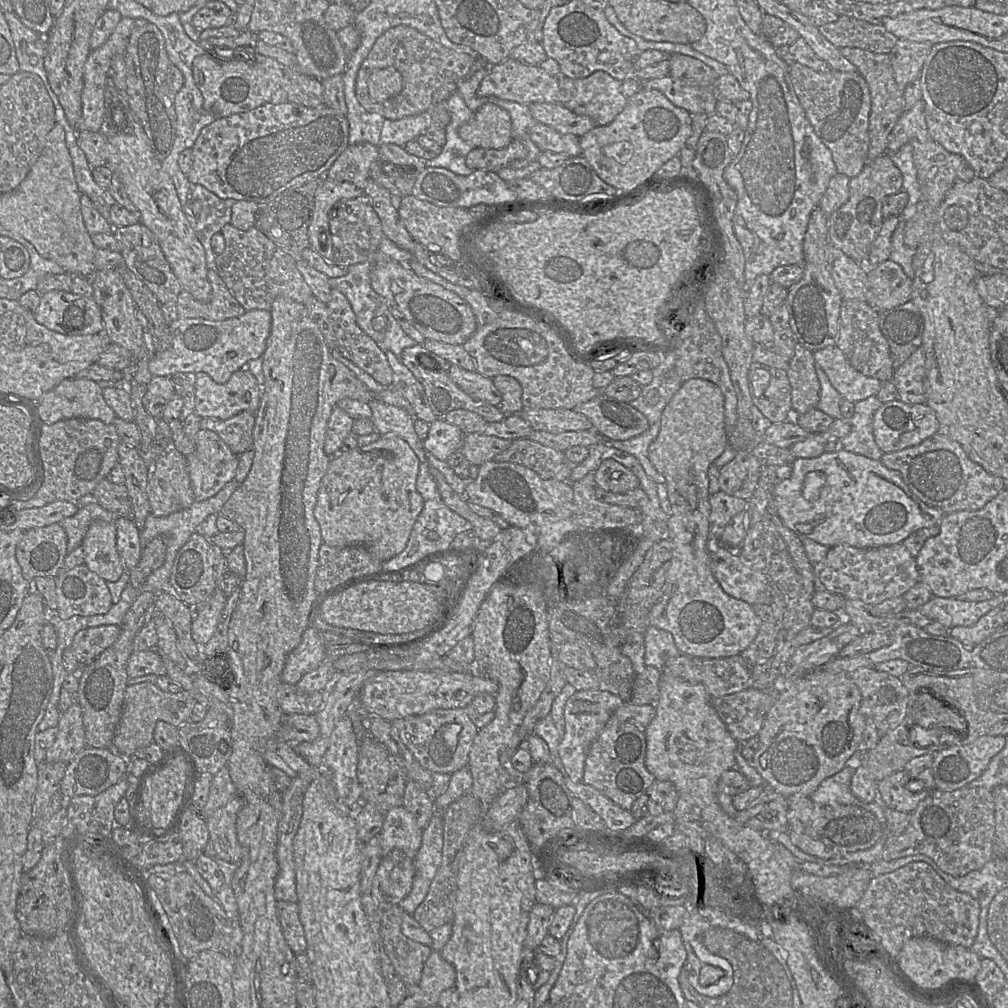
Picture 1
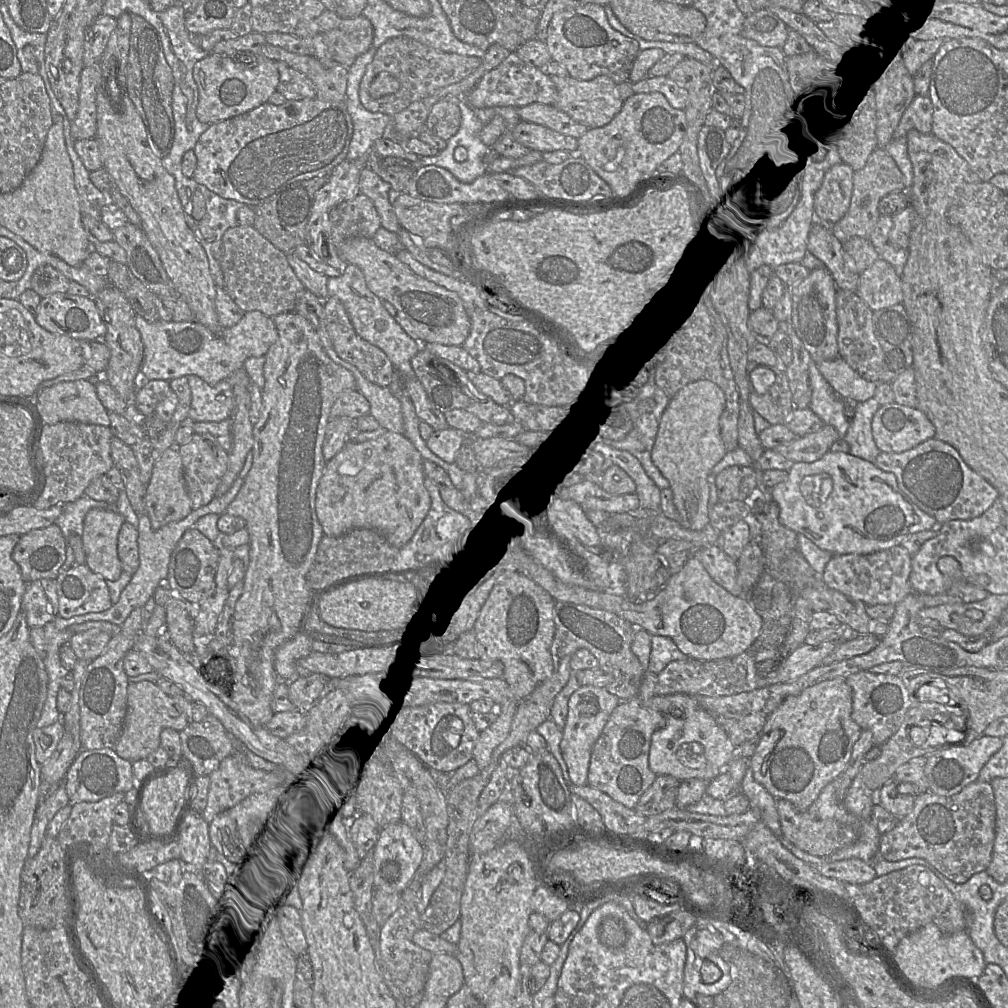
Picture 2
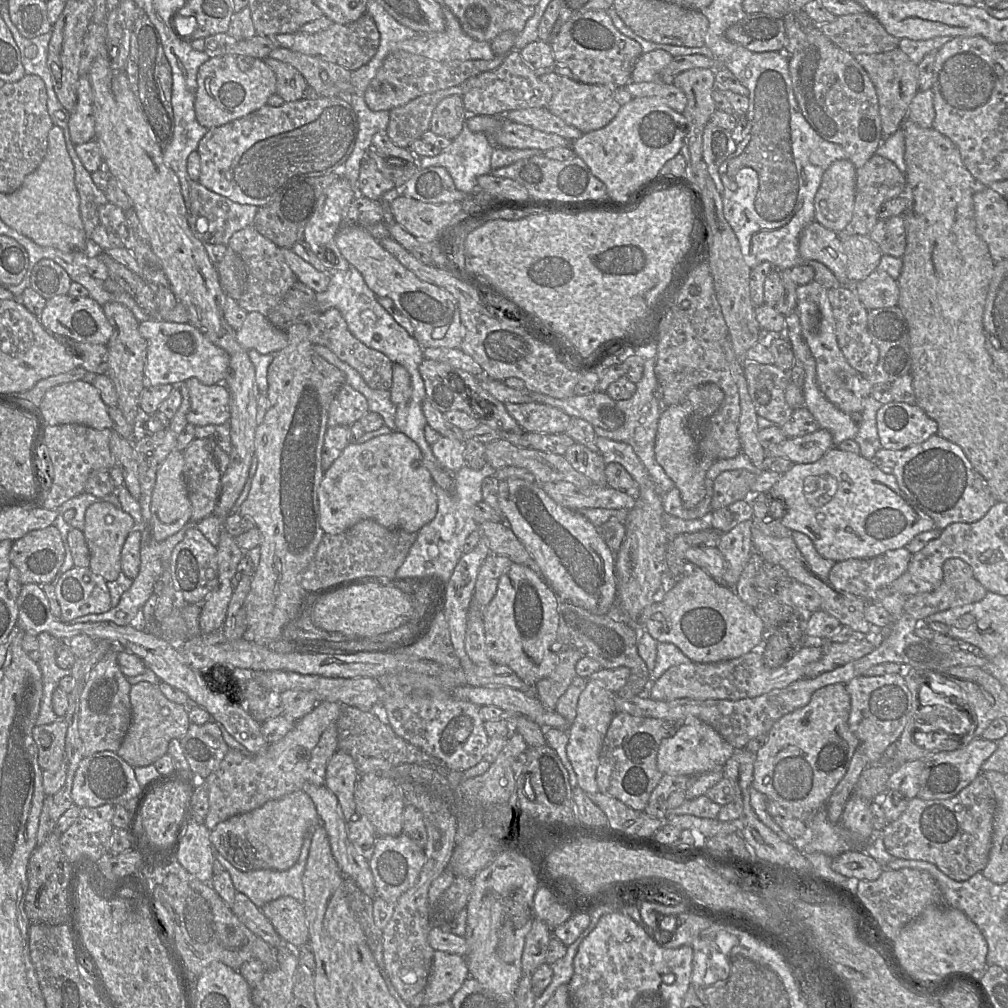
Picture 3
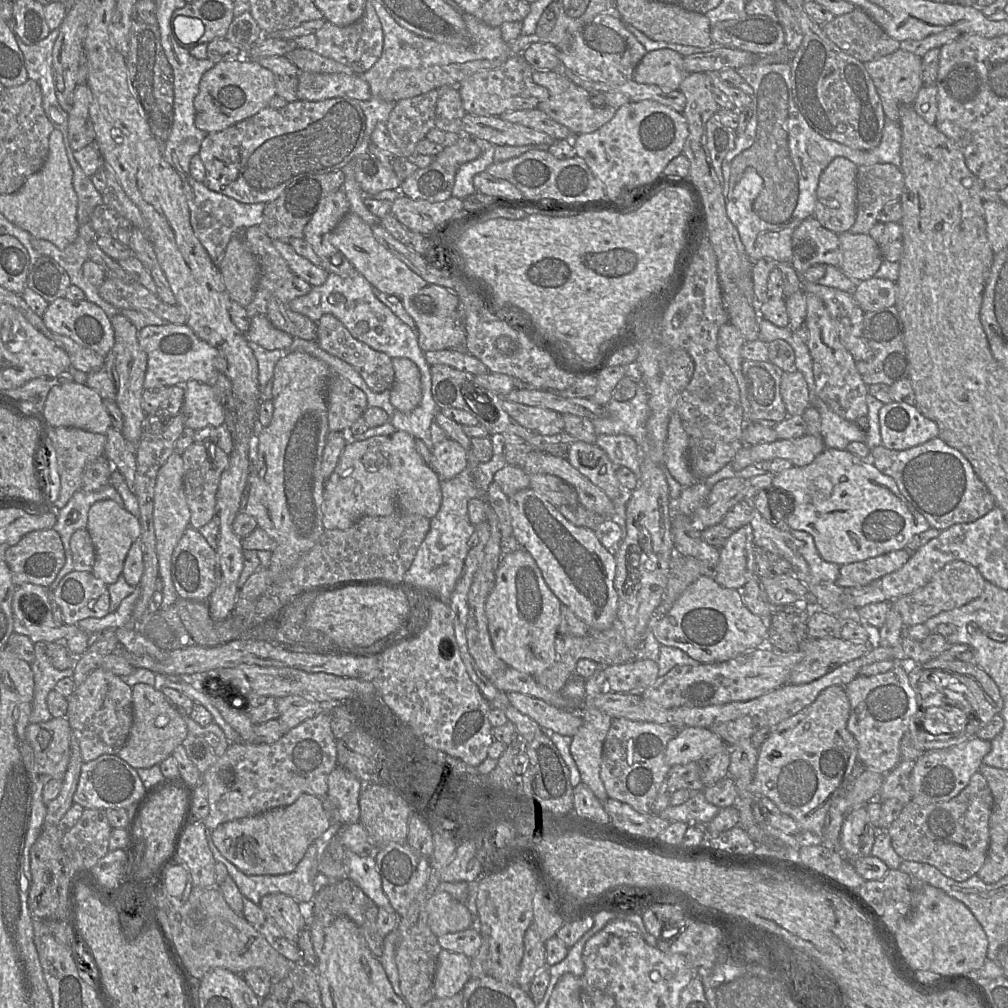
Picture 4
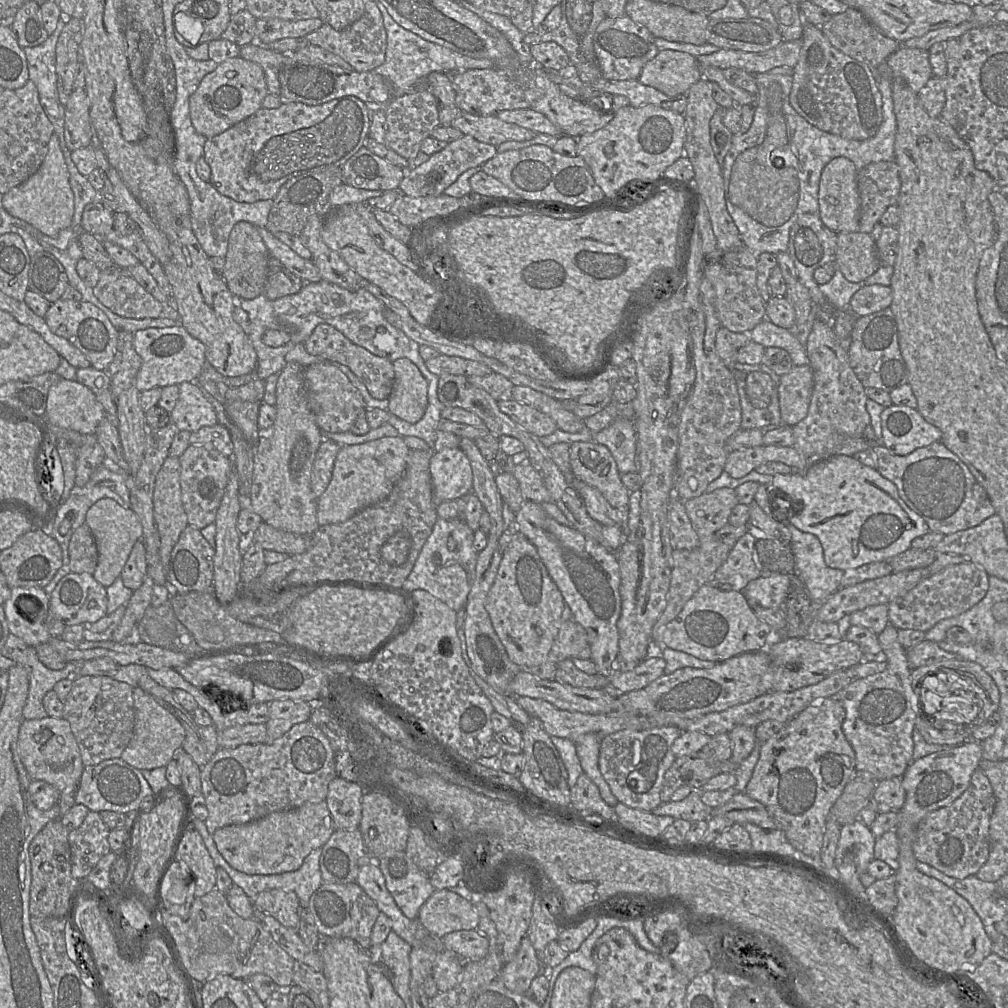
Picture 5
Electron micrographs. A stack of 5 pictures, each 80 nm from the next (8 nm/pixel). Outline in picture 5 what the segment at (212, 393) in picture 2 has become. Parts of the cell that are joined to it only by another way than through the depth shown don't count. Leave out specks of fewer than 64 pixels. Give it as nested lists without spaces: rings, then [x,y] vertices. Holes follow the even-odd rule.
[[[182,382],[174,409],[169,413],[170,422],[179,431],[195,432],[205,426],[218,423],[211,403],[203,396],[197,382]]]

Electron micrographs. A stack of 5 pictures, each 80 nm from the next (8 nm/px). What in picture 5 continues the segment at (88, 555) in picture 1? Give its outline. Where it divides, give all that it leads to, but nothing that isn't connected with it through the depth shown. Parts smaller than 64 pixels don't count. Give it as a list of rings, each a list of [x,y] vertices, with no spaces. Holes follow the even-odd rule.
[[[102,498],[95,502],[88,509],[85,520],[95,539],[98,551],[98,562],[92,576],[107,588],[118,576],[121,576],[133,545],[143,538],[143,528],[139,518],[131,509],[121,507],[111,498]]]

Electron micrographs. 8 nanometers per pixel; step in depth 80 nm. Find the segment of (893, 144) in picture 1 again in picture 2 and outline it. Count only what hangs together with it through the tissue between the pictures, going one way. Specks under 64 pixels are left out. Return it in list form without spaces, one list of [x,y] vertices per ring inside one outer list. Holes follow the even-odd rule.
[[[915,95],[911,103],[904,111],[897,125],[893,138],[906,137],[911,129],[927,134],[932,129],[933,106],[926,95]]]

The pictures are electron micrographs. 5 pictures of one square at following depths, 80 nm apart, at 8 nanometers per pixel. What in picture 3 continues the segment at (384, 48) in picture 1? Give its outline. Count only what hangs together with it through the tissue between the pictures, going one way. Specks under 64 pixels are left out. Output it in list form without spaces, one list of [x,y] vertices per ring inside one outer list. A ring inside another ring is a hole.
[[[394,51],[385,58],[382,66],[377,70],[364,93],[364,101],[372,111],[391,111],[419,96],[458,86],[480,73],[494,70],[503,63],[505,56],[495,56],[492,60],[437,61],[405,51]],[[382,82],[389,82],[393,86],[391,93],[380,91]]]

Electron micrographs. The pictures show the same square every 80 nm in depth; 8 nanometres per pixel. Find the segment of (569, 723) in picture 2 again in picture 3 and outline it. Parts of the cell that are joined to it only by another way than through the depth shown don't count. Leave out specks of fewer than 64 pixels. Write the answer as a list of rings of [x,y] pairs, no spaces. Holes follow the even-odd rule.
[[[587,680],[586,687],[579,696],[575,720],[568,729],[567,756],[577,775],[578,786],[587,794],[599,792],[596,772],[599,756],[609,725],[616,714],[614,694],[594,680]]]

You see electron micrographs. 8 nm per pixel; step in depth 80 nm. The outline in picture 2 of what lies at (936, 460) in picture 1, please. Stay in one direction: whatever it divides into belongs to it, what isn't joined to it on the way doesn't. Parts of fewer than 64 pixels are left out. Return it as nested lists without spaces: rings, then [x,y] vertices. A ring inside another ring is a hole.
[[[932,437],[903,452],[880,452],[875,464],[895,474],[900,490],[939,524],[973,519],[983,514],[999,497],[998,490],[975,472],[951,444]]]

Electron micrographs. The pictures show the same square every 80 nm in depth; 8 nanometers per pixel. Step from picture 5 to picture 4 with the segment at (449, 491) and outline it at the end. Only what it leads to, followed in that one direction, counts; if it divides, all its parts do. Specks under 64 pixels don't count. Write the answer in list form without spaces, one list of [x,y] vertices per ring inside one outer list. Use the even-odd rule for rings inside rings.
[[[450,438],[434,445],[431,453],[431,467],[439,476],[440,482],[456,477],[468,465],[467,451]]]

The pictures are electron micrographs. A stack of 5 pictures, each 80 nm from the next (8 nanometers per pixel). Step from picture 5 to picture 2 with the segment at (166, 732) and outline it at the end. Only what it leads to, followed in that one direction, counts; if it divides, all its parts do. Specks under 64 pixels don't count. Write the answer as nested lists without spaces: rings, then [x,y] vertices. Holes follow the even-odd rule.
[[[150,681],[129,683],[126,704],[121,735],[114,751],[119,757],[130,762],[145,760],[160,747],[160,734],[164,728],[172,728],[180,732],[193,722],[193,702],[186,695],[169,696],[156,683]]]

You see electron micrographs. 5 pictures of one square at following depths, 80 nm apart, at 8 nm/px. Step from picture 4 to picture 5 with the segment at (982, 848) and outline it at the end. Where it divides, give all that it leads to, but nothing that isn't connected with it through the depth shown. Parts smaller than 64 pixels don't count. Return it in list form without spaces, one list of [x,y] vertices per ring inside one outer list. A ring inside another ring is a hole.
[[[977,768],[968,788],[960,797],[950,805],[930,812],[919,823],[913,843],[916,860],[959,880],[977,874],[989,856],[989,826],[995,803],[988,777]]]

